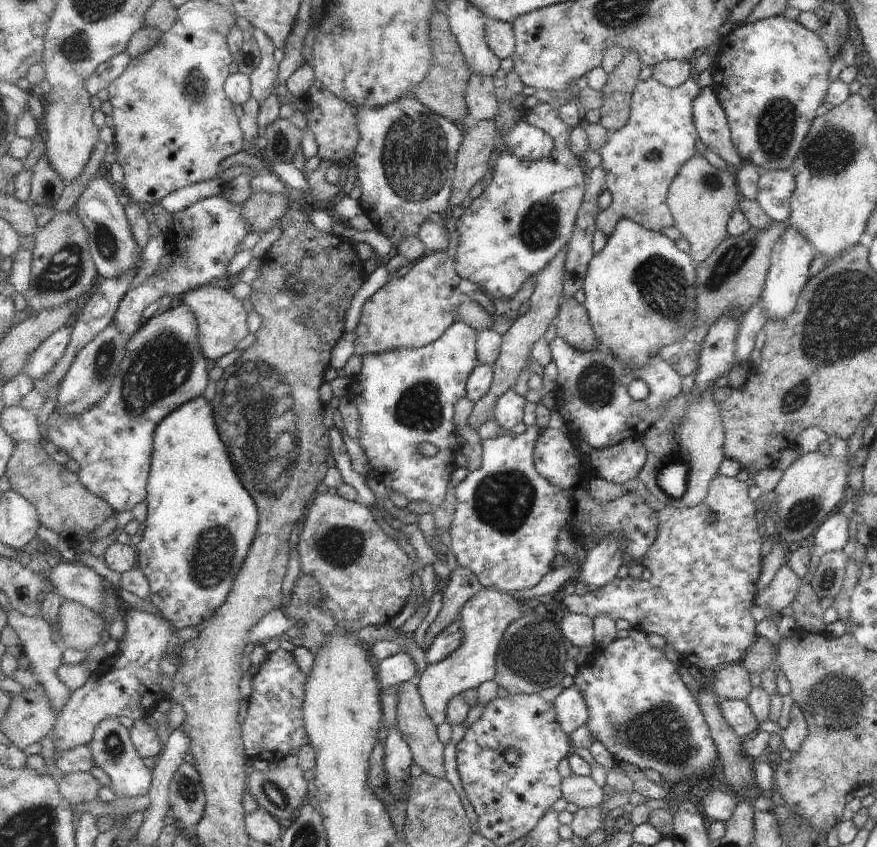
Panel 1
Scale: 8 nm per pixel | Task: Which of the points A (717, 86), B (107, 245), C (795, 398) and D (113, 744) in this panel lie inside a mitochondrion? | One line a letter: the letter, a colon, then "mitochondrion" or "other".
A: other
B: mitochondrion
C: mitochondrion
D: mitochondrion

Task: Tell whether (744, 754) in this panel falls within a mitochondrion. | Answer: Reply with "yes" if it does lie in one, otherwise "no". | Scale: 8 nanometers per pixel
no

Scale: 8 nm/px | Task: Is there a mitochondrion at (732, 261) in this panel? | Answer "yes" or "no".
yes

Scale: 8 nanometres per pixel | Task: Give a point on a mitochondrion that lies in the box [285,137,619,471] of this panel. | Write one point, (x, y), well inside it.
(420, 408)

